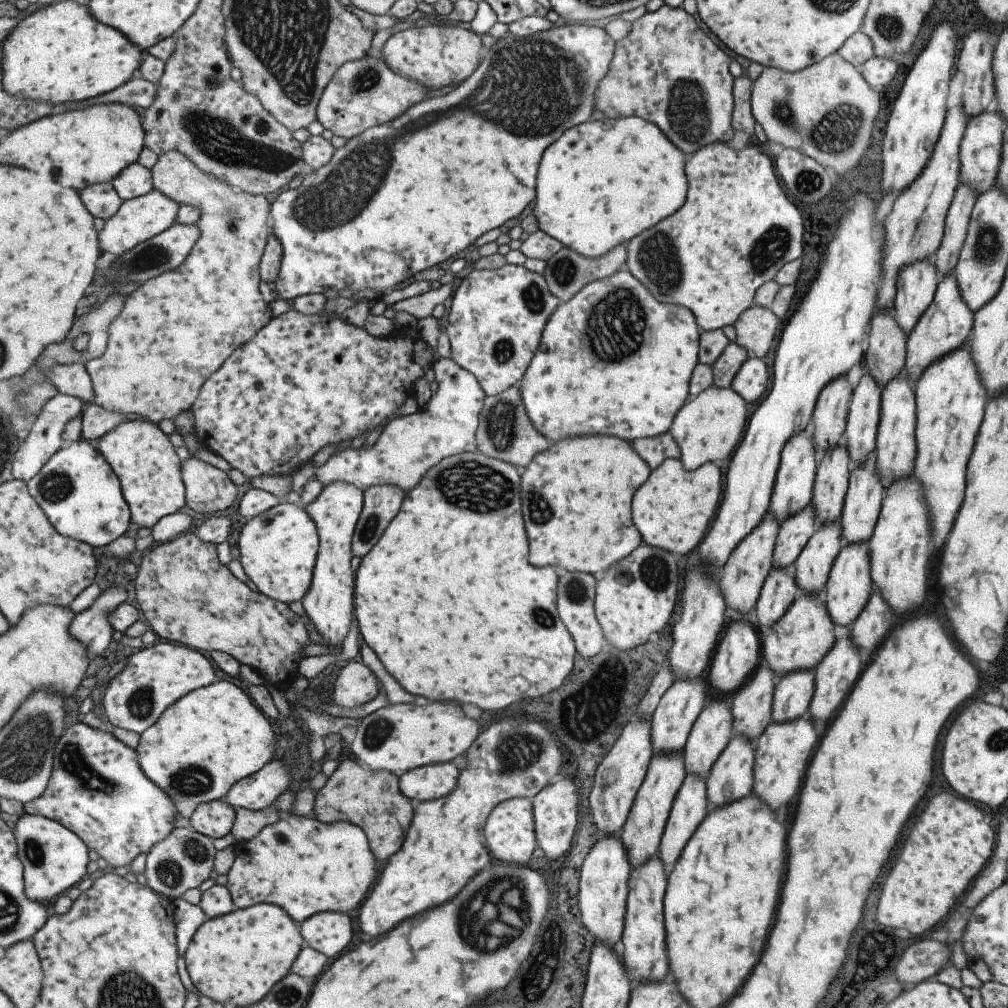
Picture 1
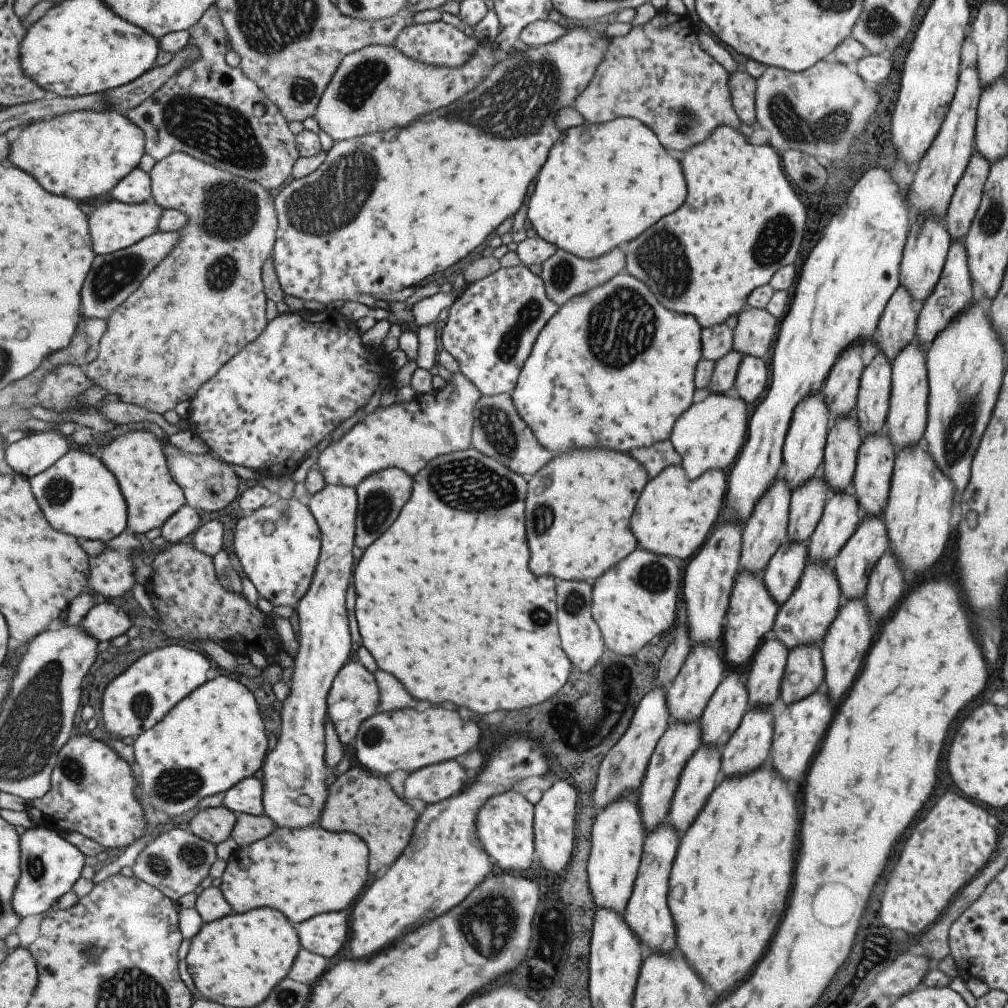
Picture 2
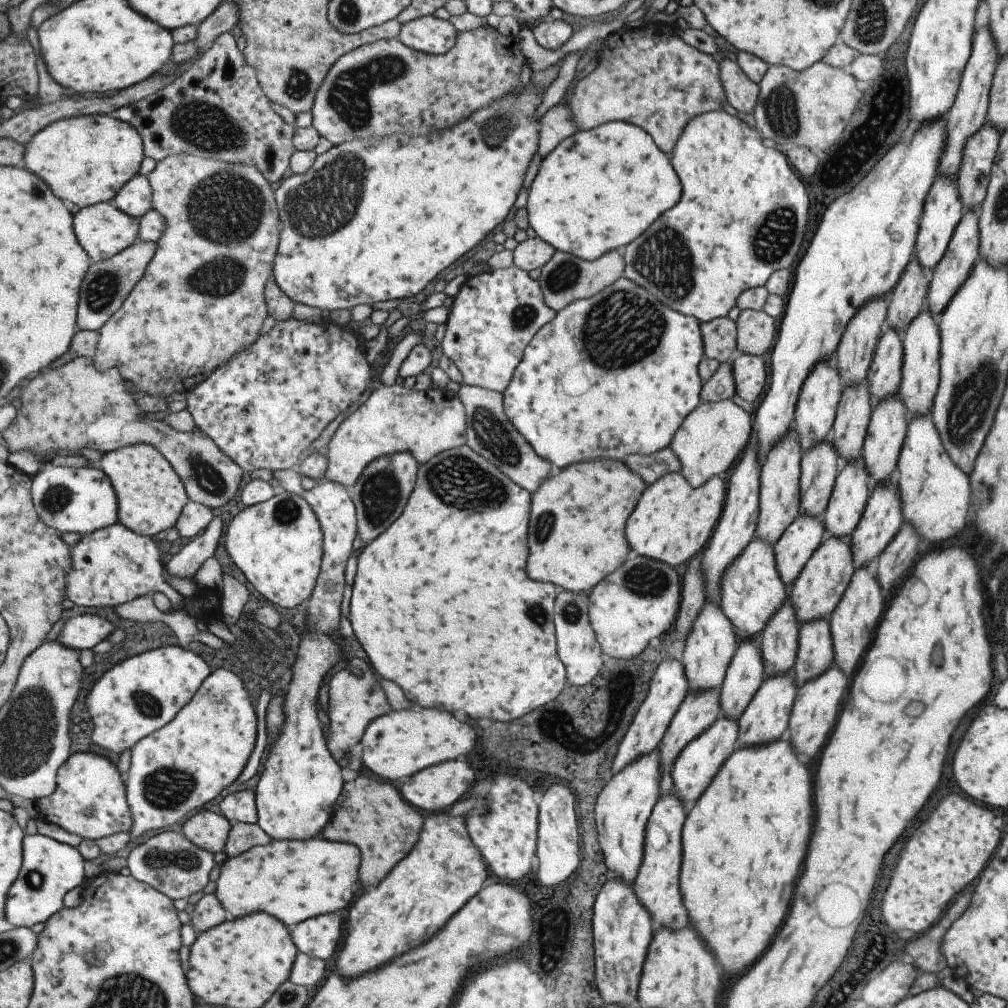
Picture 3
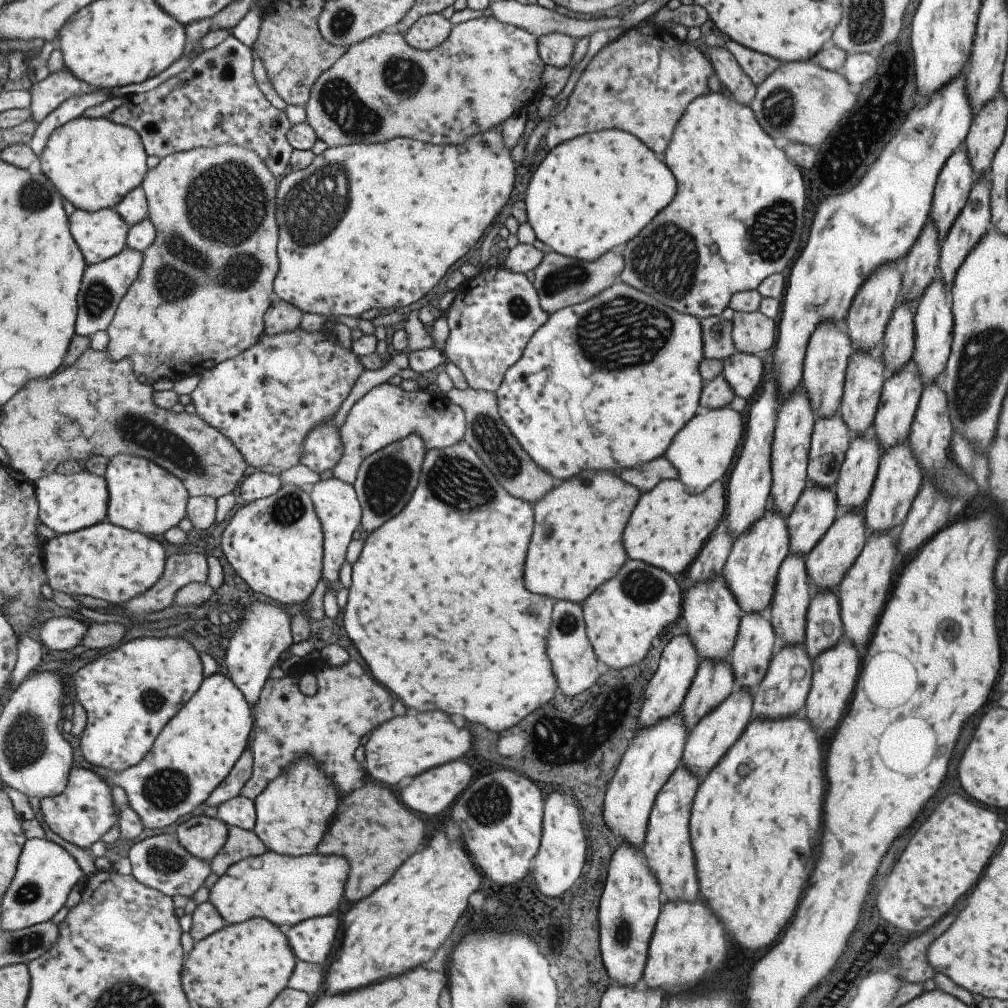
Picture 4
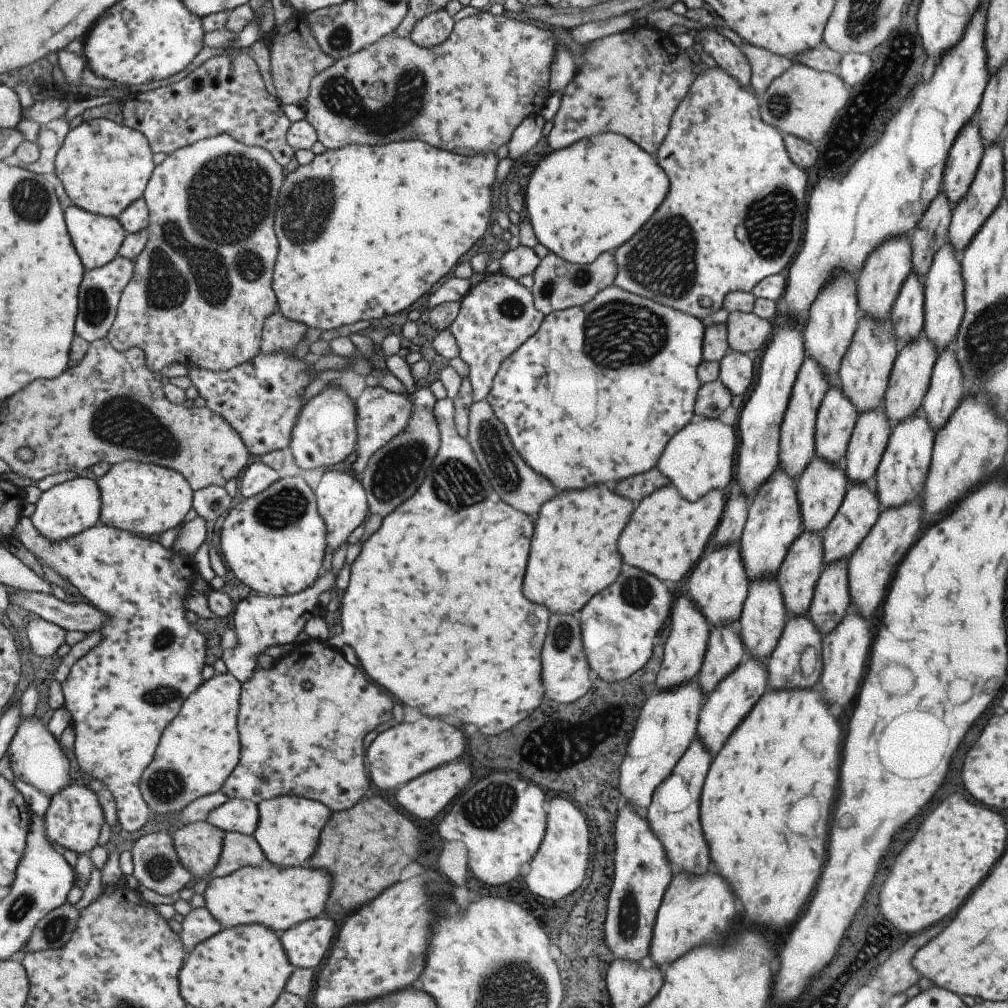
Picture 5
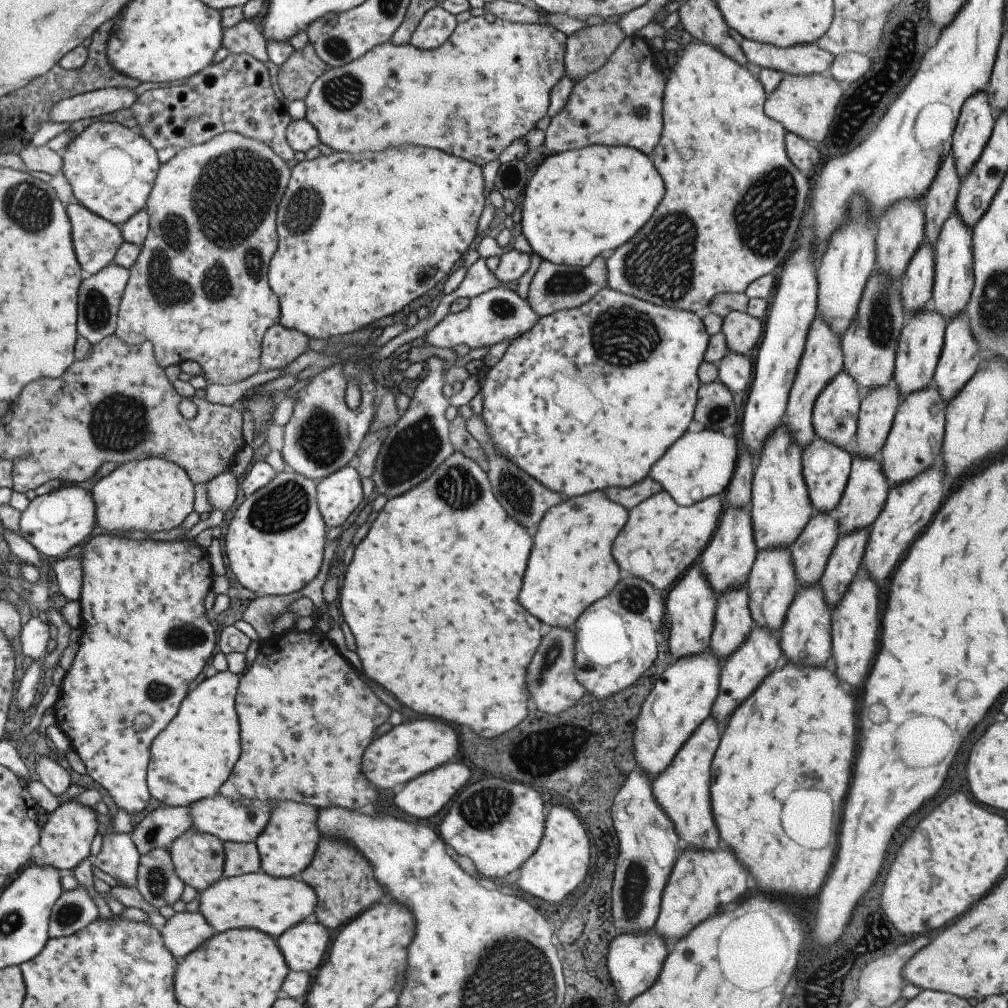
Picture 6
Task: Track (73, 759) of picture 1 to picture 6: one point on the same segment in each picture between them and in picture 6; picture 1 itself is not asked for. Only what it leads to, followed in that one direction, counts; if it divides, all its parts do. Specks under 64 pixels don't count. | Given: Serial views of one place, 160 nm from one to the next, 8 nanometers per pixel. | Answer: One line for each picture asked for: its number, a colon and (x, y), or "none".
2: (92, 791)
3: (89, 799)
4: (83, 811)
5: (73, 817)
6: (65, 839)

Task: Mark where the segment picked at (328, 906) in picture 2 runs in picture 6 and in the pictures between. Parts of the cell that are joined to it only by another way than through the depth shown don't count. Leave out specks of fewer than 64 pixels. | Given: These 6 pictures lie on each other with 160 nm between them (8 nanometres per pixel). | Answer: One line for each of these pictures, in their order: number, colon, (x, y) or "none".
3: (291, 880)
4: (284, 890)
5: (278, 898)
6: (256, 901)

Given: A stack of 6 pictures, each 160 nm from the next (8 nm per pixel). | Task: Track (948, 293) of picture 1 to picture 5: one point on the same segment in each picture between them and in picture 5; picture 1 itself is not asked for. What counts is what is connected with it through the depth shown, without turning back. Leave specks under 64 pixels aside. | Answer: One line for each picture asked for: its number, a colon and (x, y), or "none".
2: (953, 293)
3: (961, 254)
4: (972, 222)
5: (985, 191)

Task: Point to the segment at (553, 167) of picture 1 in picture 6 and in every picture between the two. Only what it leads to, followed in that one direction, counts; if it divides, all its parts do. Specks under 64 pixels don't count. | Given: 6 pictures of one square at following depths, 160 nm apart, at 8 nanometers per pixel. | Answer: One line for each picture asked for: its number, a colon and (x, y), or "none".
2: (602, 184)
3: (597, 190)
4: (594, 192)
5: (588, 198)
6: (580, 204)

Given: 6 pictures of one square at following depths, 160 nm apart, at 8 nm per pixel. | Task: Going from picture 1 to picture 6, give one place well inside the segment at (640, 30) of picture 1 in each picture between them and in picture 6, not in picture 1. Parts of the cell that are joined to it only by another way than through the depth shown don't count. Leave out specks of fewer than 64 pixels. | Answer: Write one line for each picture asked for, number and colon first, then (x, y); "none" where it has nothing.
2: (657, 73)
3: (649, 77)
4: (642, 82)
5: (629, 83)
6: (619, 104)

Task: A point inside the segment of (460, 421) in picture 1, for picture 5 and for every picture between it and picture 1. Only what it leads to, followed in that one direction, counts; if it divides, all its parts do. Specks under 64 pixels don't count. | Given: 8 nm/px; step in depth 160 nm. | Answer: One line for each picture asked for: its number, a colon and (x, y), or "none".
2: (406, 436)
3: (394, 419)
4: (386, 414)
5: (380, 415)

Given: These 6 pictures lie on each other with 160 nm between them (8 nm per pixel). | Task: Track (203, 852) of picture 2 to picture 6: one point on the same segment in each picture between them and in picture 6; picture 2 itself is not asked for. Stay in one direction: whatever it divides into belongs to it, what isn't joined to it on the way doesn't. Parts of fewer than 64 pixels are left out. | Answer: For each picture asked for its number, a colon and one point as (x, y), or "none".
3: (168, 862)
4: (160, 862)
5: (155, 865)
6: (156, 882)

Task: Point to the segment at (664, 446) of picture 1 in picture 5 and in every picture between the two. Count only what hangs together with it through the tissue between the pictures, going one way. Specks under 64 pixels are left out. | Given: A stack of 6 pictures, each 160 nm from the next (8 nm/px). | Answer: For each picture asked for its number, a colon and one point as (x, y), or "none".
2: (655, 457)
3: (650, 467)
4: (644, 477)
5: (635, 488)

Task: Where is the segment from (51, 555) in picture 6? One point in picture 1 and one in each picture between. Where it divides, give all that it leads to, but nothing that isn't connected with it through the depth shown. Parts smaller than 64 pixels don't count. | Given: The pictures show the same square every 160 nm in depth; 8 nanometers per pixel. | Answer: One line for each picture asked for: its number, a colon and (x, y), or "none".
1: (79, 494)
2: (78, 496)
3: (81, 500)
4: (66, 503)
5: (65, 510)

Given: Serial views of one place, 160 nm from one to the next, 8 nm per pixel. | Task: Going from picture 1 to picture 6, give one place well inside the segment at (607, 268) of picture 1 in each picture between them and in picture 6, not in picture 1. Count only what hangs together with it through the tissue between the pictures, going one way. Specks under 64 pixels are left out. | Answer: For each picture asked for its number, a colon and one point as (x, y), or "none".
2: (564, 275)
3: (564, 278)
4: (560, 281)
5: (557, 285)
6: (554, 287)

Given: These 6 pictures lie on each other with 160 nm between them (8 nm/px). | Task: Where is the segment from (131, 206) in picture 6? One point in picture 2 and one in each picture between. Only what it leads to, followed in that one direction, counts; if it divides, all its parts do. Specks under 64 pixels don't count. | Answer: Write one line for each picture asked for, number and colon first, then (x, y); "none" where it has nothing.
2: (82, 154)
3: (85, 159)
4: (92, 163)
5: (102, 166)

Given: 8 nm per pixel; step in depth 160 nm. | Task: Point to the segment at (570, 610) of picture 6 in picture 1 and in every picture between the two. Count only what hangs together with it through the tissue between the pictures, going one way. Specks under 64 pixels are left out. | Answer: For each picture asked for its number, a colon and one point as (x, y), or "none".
1: (575, 497)
2: (577, 509)
3: (575, 537)
4: (576, 546)
5: (572, 557)

